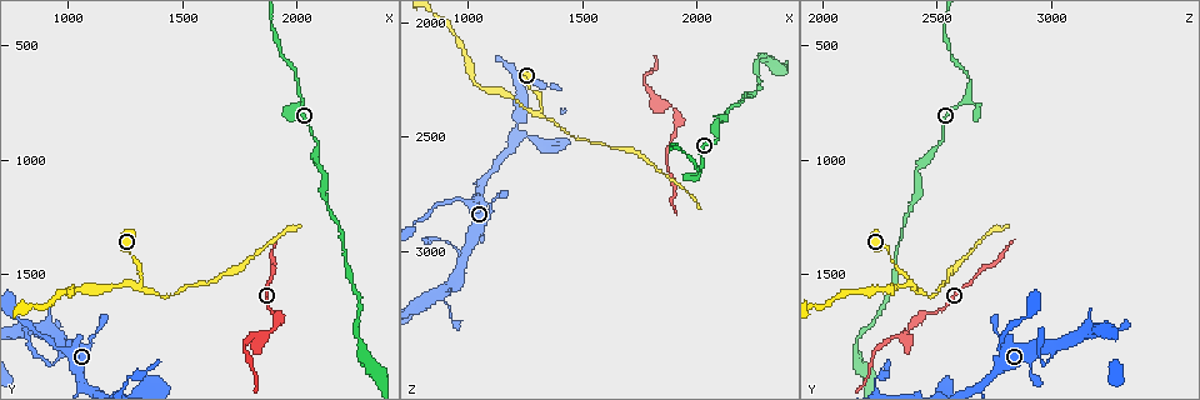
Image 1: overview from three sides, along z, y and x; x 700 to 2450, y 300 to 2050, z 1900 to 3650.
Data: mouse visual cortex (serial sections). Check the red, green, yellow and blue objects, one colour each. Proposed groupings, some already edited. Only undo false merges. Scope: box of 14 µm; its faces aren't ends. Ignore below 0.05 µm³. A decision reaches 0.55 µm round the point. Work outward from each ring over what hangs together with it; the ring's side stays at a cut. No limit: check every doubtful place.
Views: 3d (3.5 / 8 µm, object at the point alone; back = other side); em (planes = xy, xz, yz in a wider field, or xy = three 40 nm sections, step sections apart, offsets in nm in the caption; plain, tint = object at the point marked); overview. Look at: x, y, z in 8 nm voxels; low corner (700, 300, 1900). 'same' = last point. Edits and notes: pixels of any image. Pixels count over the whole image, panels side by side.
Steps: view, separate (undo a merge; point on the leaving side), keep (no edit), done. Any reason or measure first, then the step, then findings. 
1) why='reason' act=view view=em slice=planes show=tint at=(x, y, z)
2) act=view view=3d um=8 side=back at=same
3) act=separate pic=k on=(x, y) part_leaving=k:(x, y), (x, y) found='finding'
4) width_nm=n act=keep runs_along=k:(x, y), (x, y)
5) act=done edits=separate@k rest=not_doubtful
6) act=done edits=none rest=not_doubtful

why='abrupt turn' act=view view=3d um=3.5 at=(2000, 770, 2670)

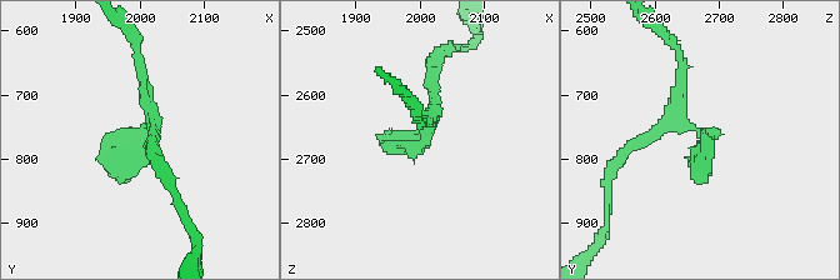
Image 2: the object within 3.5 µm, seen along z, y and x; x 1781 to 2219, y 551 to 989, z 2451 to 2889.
why='now the EM' act=view view=em slice=xy step=5 show=tint at=(2005, 760, 2670)

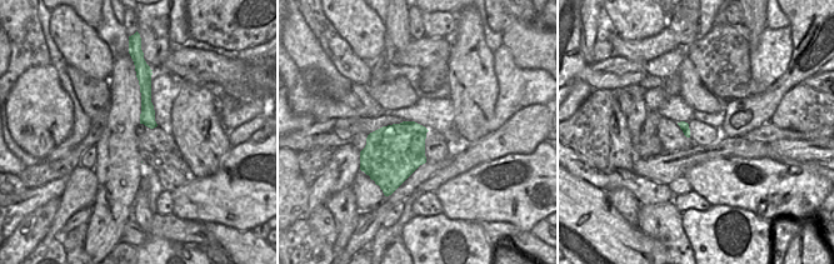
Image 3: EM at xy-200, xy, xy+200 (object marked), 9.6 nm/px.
act=view view=em slice=xy step=2 show=tint at=same

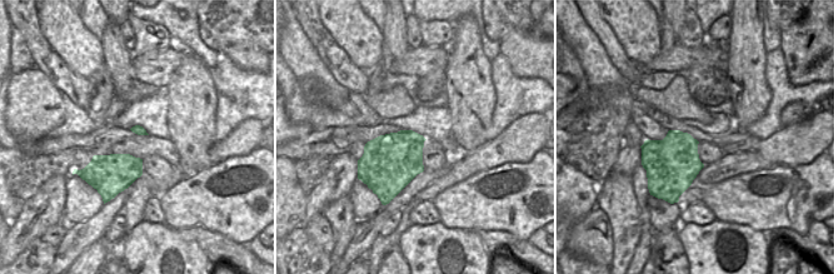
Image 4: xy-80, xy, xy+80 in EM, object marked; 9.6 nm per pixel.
act=keep runs_along=2:(638, 144), (673, 118), (698, 129), (695, 183) found='all the same cell'

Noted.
why='abrupt turn' act=view view=3d um=3.5 at=(1320, 1550, 2400)

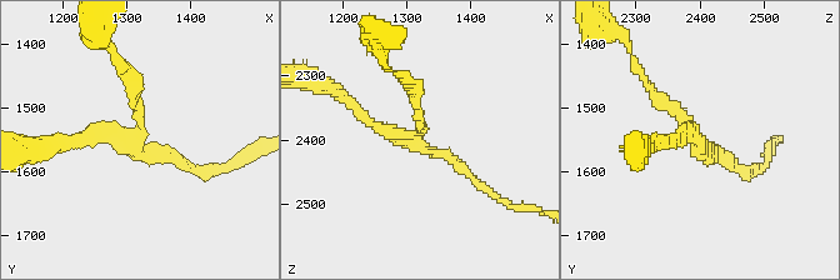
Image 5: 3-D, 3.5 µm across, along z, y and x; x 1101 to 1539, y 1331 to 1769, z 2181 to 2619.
act=view view=em slice=xy step=5 show=tint at=(1320, 1550, 2395)

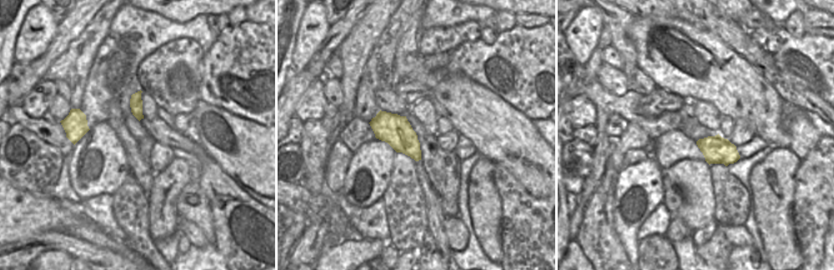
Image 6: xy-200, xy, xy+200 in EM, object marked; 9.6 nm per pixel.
arm_widths_nm=150,150,150 act=keep runs_along=5:(129, 75), (140, 136), (64, 140) found='one cell here'

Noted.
why='arms part here' act=view view=3d um=3.5 side=back at=(1840, 1770, 2350)

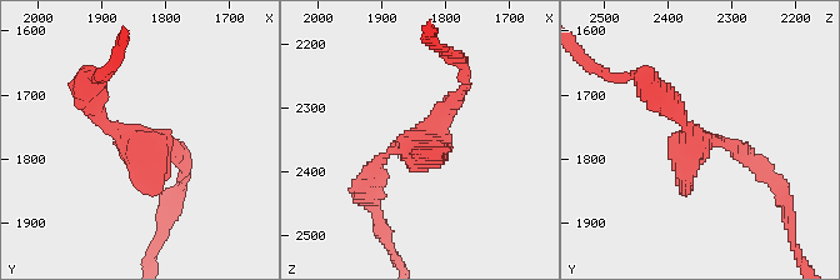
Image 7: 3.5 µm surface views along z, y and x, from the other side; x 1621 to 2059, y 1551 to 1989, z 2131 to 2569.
act=view view=em slice=xy step=1 show=tint at=(1850, 1770, 2365)

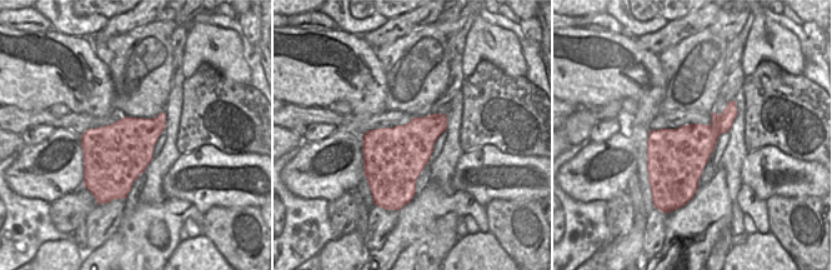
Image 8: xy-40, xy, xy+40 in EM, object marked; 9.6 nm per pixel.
act=keep runs_along=7:(371, 186), (383, 158), (429, 135), (464, 86) found='continuous, no second cell'

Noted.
act=done edits=none rest=not_doubtful

